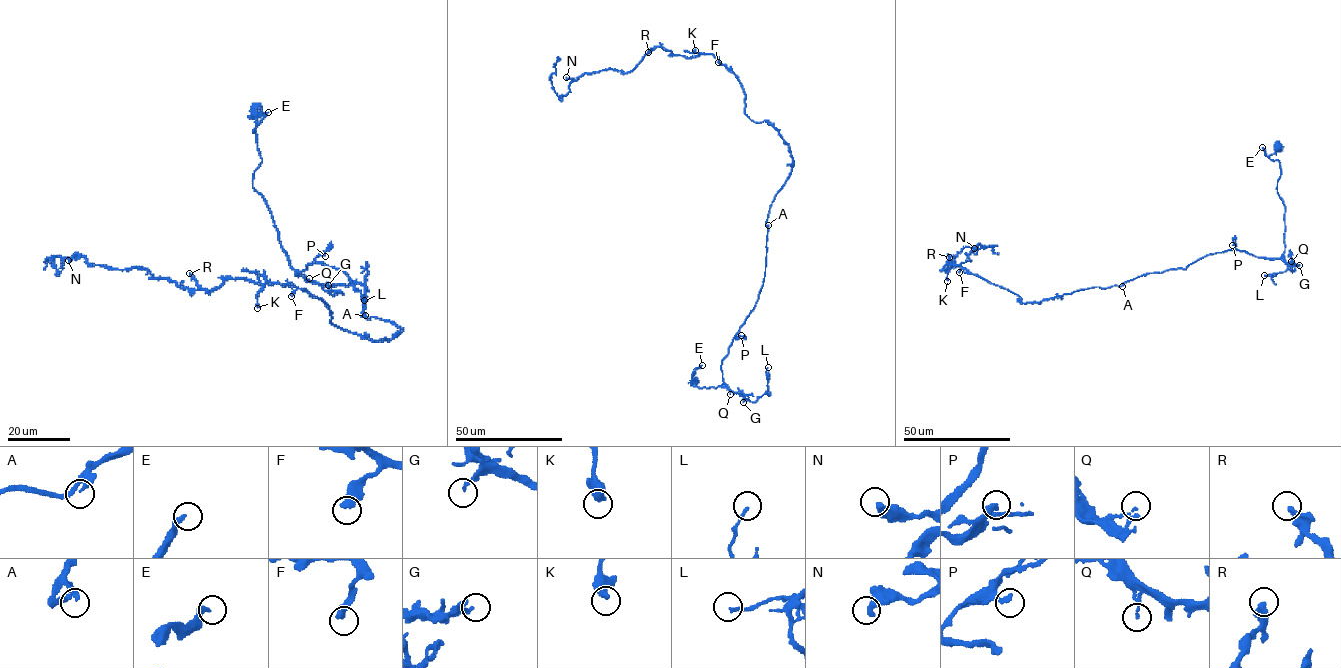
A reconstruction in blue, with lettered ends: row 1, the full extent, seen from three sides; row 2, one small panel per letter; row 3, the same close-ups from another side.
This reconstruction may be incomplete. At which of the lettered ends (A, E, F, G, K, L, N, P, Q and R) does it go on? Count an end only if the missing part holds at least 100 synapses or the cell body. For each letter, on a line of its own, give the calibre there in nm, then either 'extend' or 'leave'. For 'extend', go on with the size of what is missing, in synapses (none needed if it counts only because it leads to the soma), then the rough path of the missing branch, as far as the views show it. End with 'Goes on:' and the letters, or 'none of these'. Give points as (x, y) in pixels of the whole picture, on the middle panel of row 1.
A: calibre 260 nm; leave
E: calibre 300 nm; leave
F: calibre 460 nm; leave
G: calibre 220 nm; leave
K: calibre 480 nm; leave
L: calibre 140 nm; leave
N: calibre 360 nm; leave
P: calibre 240 nm; leave
Q: calibre 100 nm; leave
R: calibre 360 nm; leave
Goes on: none of these

